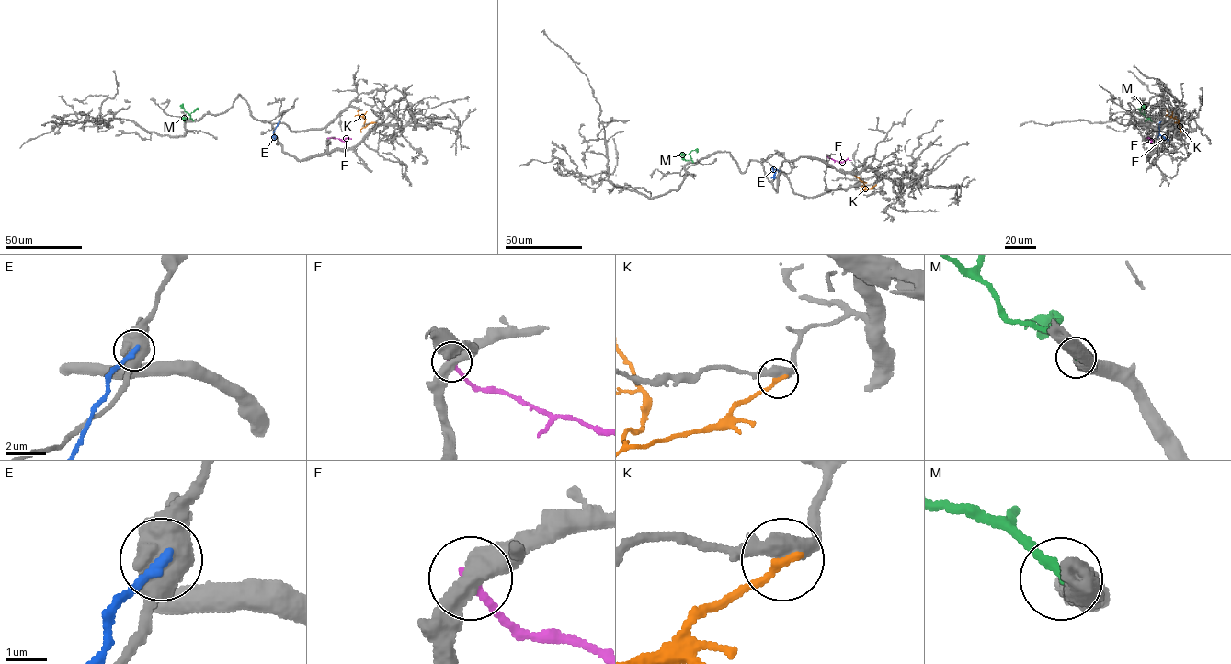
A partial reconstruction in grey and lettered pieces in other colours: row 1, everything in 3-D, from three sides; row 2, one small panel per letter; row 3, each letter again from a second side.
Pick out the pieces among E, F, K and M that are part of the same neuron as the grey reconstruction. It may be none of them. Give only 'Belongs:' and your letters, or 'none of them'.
Belongs: M

